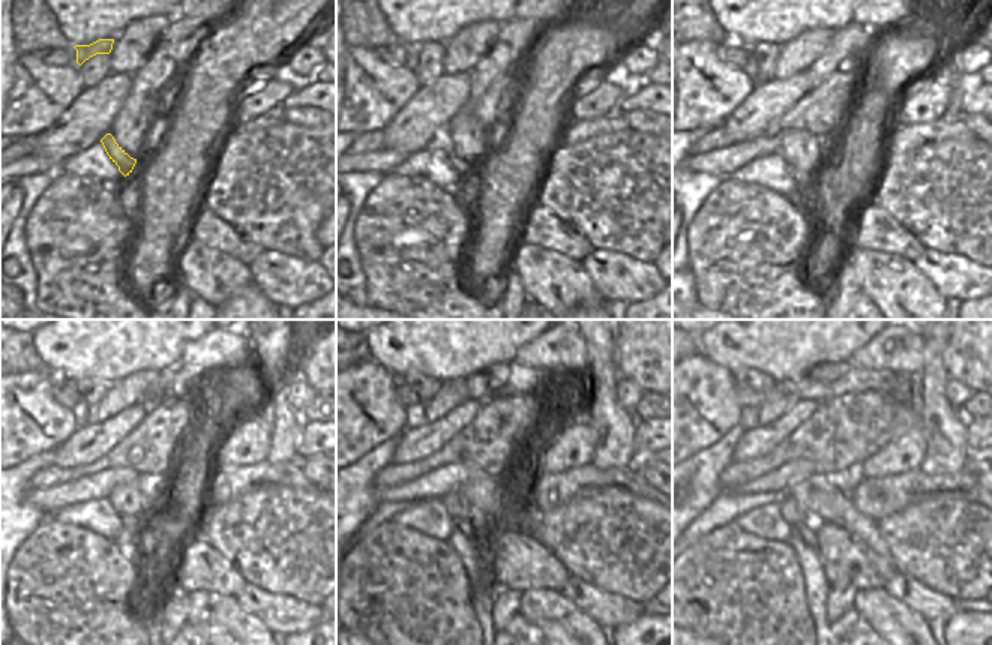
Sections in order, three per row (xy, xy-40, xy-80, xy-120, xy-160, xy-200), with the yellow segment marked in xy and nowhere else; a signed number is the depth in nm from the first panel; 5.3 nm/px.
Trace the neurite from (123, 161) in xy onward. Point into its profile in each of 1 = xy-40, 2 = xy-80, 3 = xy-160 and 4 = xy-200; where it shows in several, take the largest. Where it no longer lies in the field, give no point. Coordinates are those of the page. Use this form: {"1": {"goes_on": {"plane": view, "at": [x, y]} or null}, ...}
{"1": {"goes_on": {"plane": "xy-40", "at": [464, 168]}}, "2": {"goes_on": {"plane": "xy-80", "at": [802, 180]}}, "3": {"goes_on": {"plane": "xy-160", "at": [480, 537]}}, "4": {"goes_on": {"plane": "xy-200", "at": [806, 533]}}}

